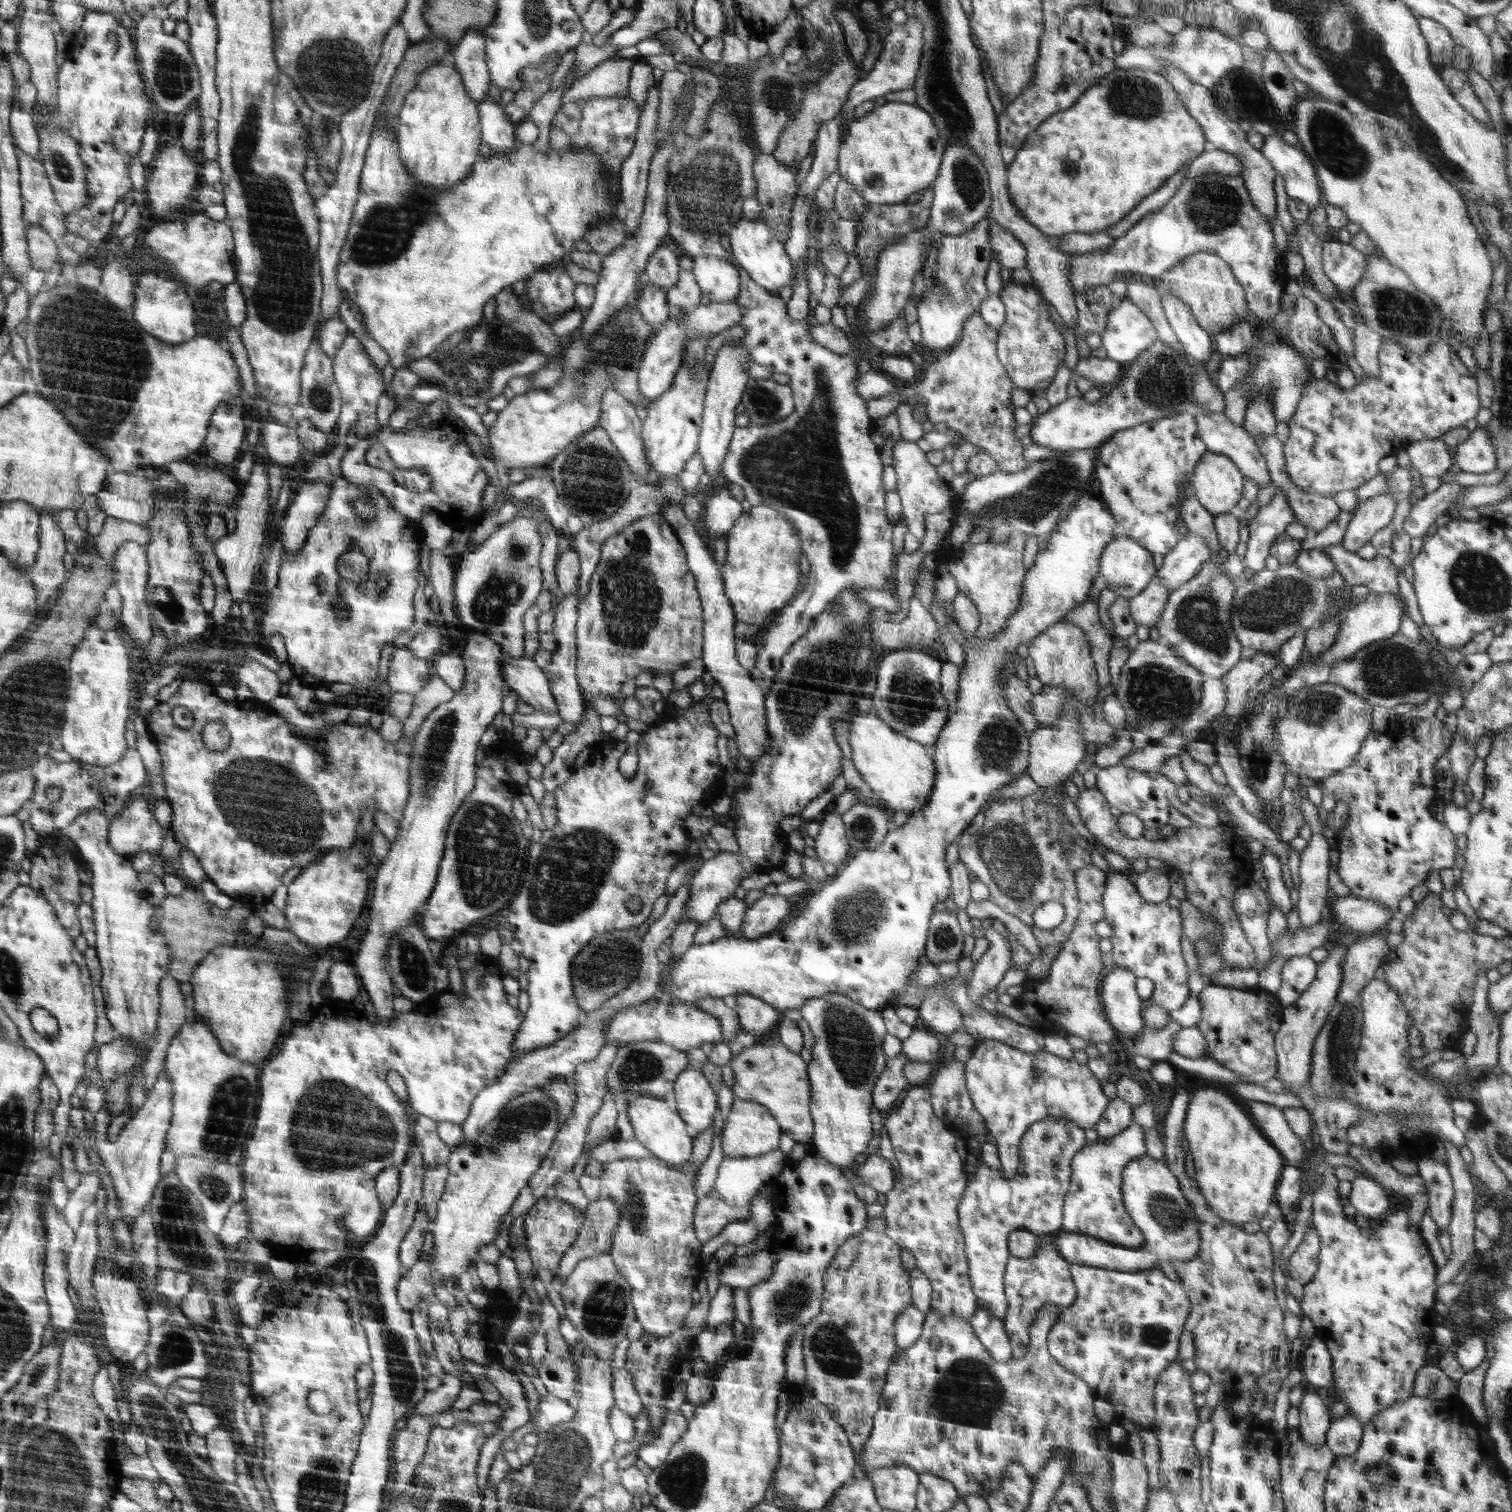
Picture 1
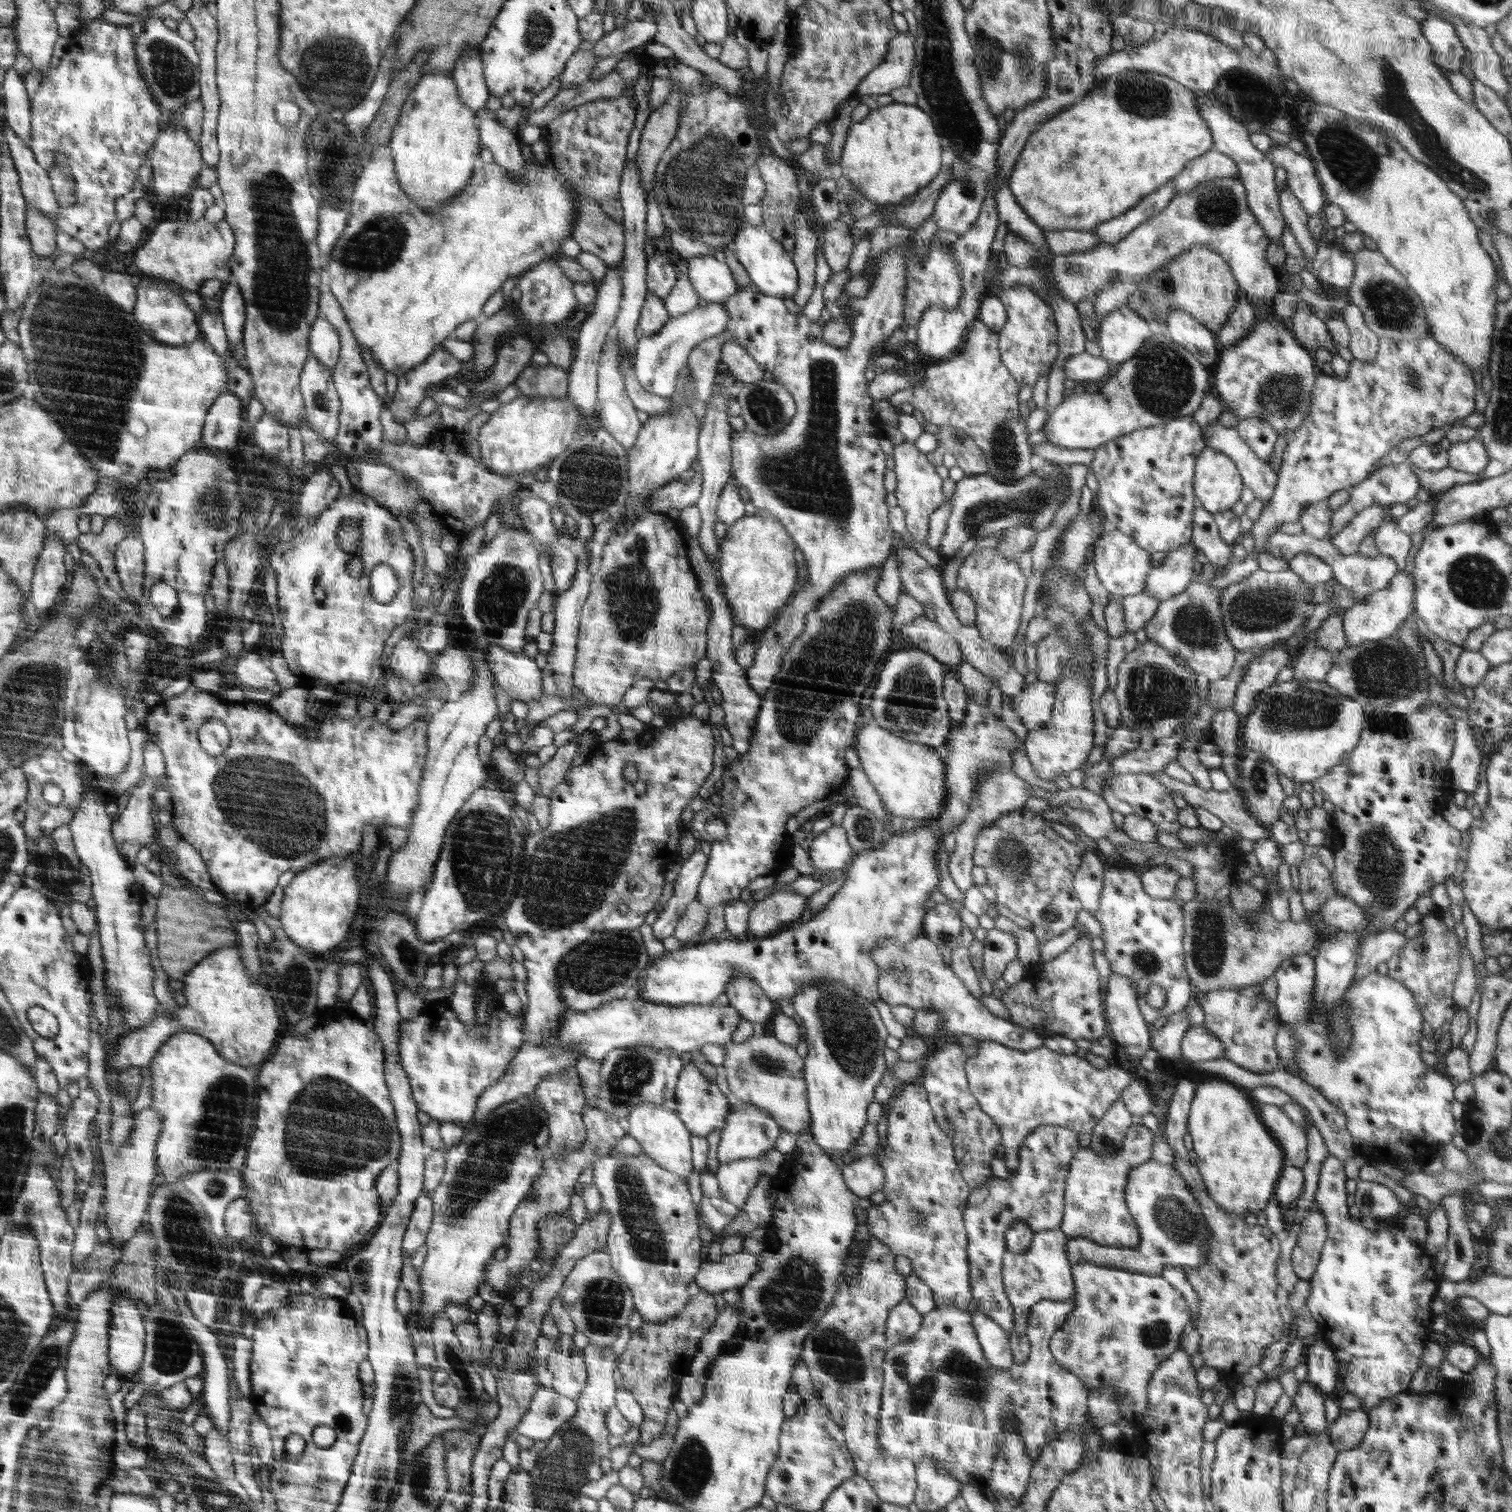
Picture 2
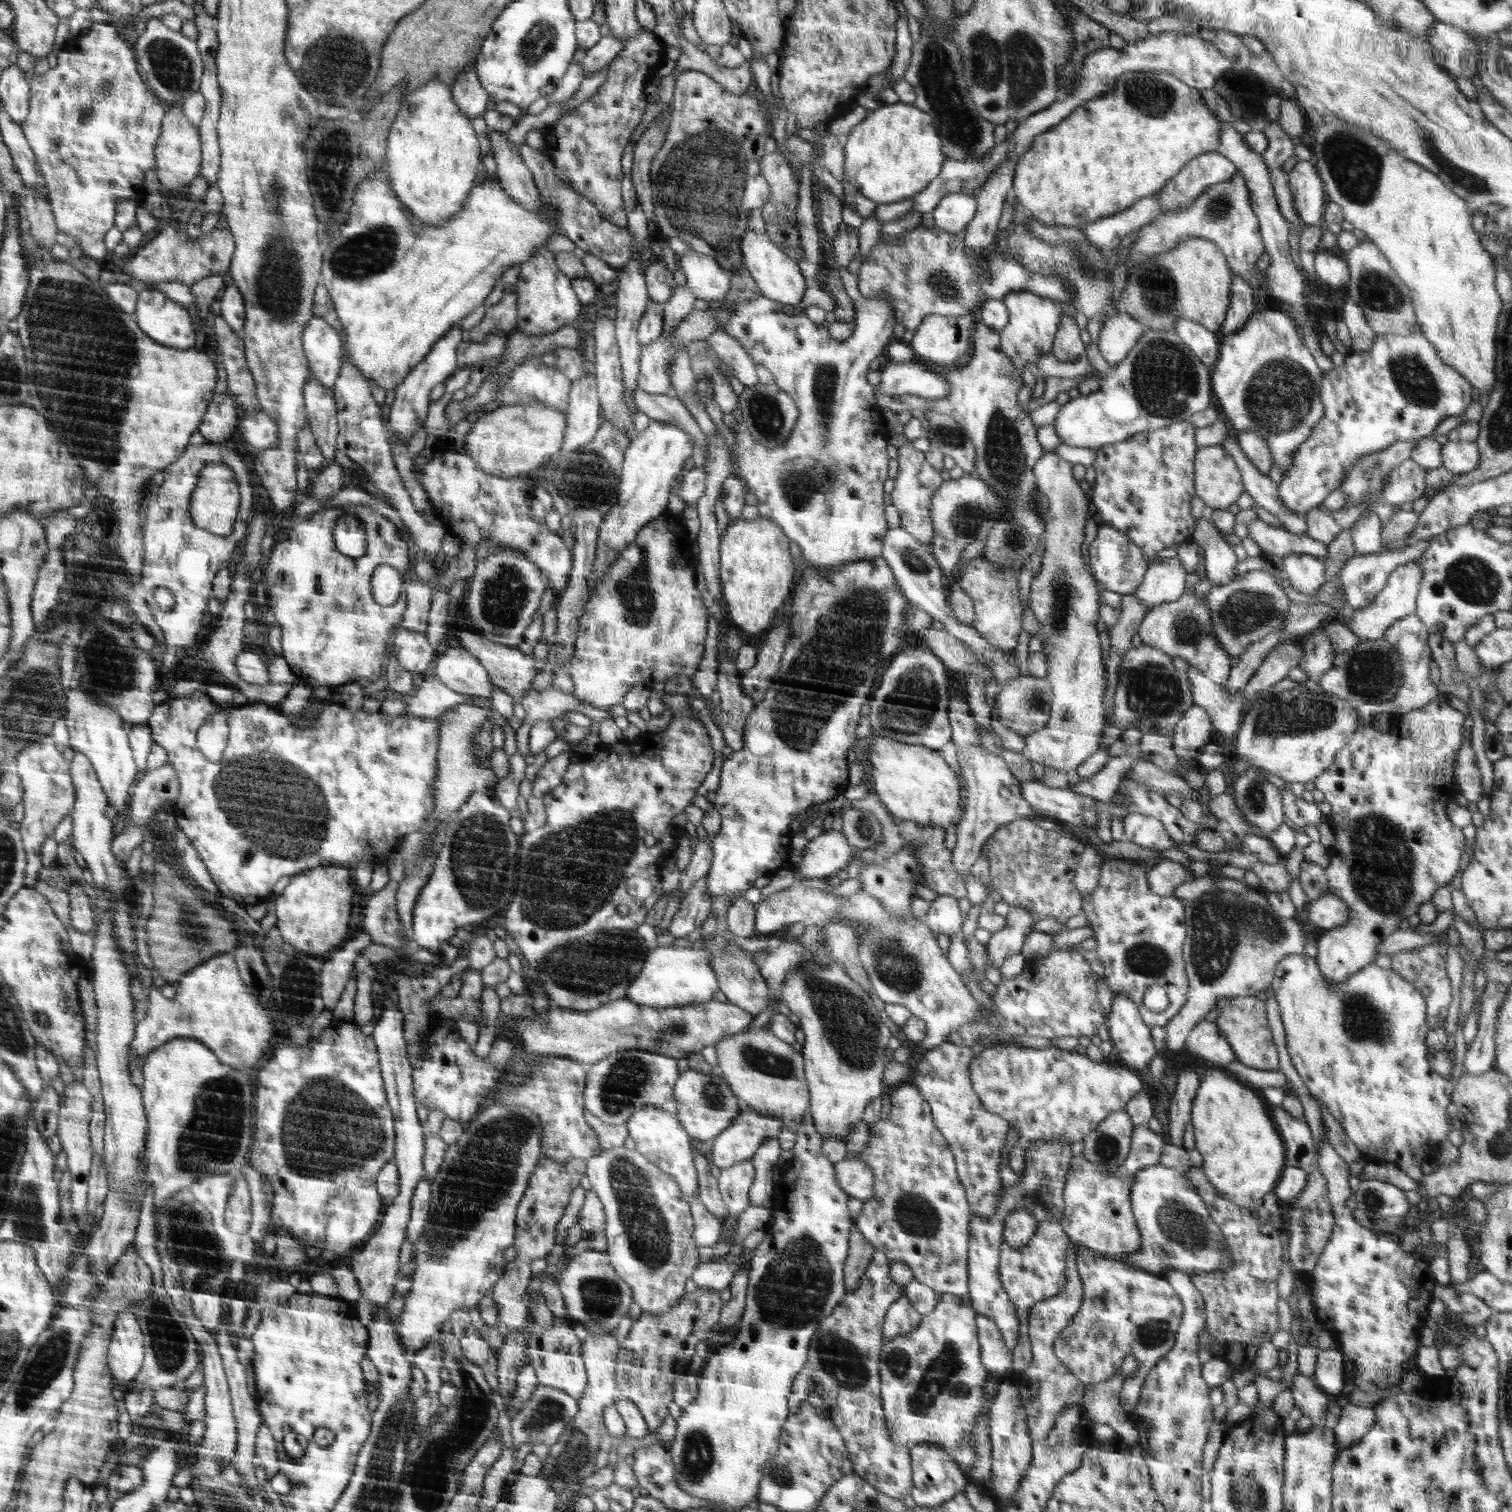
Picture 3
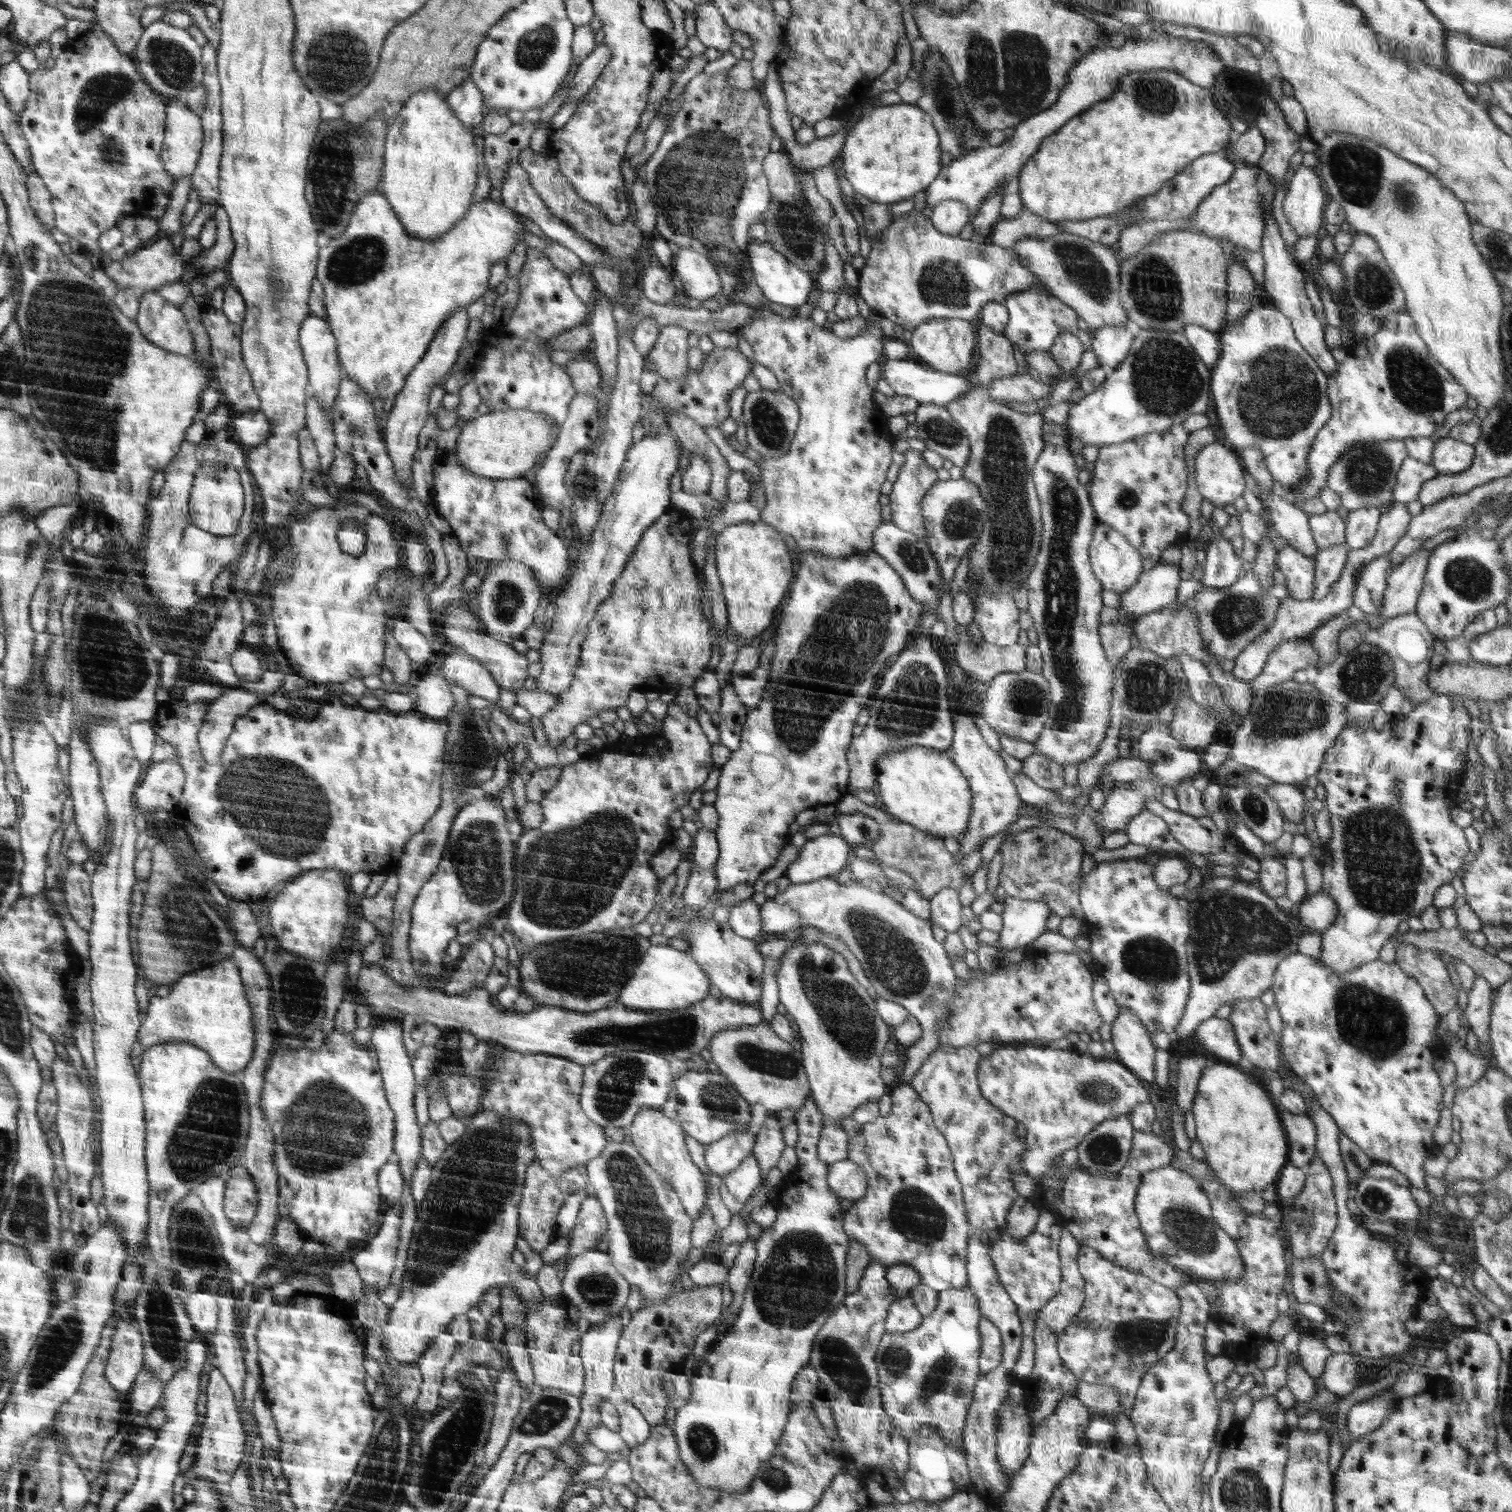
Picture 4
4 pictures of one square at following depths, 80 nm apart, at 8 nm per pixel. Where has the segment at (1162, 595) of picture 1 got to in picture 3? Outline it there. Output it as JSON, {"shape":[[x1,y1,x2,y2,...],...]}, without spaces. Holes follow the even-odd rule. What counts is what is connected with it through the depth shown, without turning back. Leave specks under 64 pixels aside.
{"shape":[[1122,595,1120,618,1112,628,1108,628,1108,634,1110,634,1110,651,1106,671,1108,675,1116,675,1120,670,1120,661,1132,648,1130,640,1137,633,1148,611,1149,608,1143,600,1136,595]]}

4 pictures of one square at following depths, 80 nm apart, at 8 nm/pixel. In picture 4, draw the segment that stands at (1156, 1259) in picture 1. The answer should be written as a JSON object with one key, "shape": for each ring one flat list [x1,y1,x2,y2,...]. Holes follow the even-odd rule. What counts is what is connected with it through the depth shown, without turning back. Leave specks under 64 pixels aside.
{"shape":[[1170,1165,1143,1174,1135,1196,1135,1213,1154,1258,1208,1282,1236,1282,1244,1276,1244,1261,1236,1243,1213,1219,1210,1199,1195,1177]]}

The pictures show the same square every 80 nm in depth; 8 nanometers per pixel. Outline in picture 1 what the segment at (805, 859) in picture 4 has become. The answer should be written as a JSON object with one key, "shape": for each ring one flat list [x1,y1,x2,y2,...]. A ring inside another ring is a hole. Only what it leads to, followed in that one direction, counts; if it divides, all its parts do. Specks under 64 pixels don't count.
{"shape":[[834,808,826,812,820,822,820,833,815,838,815,856,820,862,839,866,848,858,848,842,843,818,838,816]]}

